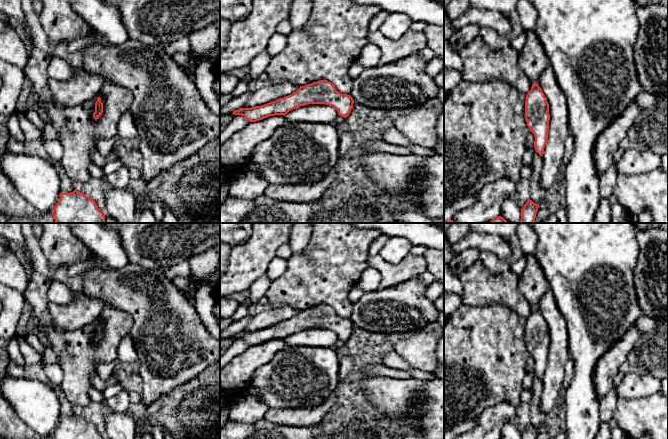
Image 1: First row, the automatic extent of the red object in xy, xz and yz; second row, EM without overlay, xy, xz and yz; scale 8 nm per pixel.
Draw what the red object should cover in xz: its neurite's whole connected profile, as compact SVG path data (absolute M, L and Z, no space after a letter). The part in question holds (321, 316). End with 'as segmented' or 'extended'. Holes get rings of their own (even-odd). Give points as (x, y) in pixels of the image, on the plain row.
M319 304L300 312L291 319L273 326L251 332L240 332L234 339L242 339L249 346L256 346L269 340L283 339L299 330L308 328L326 328L333 330L338 339L346 342L353 332L354 324L350 319L341 318L327 304Z; as segmented

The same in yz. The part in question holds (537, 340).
M537 307L533 308L526 319L525 344L529 354L534 358L534 372L543 380L549 355L549 328L542 313Z; as segmented

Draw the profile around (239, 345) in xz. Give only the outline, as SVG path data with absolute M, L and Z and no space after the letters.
M234 339L233 344L220 356L220 370L234 357L241 354L248 348L248 344L242 339Z

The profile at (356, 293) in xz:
M356 285L349 292L349 301L352 304L355 304L362 298L364 294L365 294L365 291Z

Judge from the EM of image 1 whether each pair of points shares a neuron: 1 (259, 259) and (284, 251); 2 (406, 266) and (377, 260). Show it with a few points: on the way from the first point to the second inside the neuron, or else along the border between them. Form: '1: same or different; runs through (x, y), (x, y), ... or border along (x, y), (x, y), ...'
1: different; border along (287, 242), (278, 247), (275, 255)
2: same; runs through (399, 268), (384, 267)

